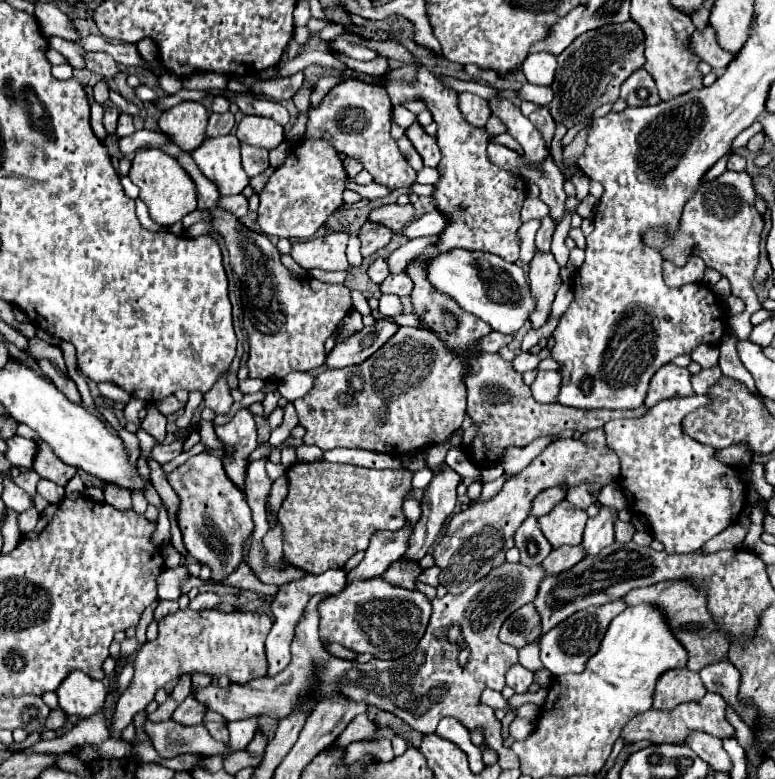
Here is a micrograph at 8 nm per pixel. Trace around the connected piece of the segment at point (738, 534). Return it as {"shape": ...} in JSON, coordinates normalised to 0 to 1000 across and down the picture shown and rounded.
{"shape":[[[955,671],[942,674],[937,682],[932,682],[926,689],[919,689],[914,697],[908,697],[908,702],[903,702],[906,710],[921,710],[929,705],[945,705],[945,702],[955,702],[960,689],[963,689],[963,679]]]}

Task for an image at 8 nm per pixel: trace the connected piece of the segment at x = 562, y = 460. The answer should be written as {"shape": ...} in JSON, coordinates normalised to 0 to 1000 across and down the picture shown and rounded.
{"shape":[[[777,551],[759,553],[748,558],[746,566],[735,561],[710,569],[694,587],[686,589],[686,594],[676,605],[658,612],[640,638],[614,643],[601,656],[583,661],[578,679],[557,707],[560,725],[568,730],[568,751],[575,754],[578,761],[596,761],[609,748],[627,741],[637,728],[643,728],[650,720],[650,710],[663,702],[661,687],[681,664],[686,641],[692,641],[697,630],[717,623],[733,628],[738,623],[746,623],[748,617],[769,617],[785,623],[797,612],[800,592],[795,589],[795,584],[790,584],[790,576],[785,576]]]}

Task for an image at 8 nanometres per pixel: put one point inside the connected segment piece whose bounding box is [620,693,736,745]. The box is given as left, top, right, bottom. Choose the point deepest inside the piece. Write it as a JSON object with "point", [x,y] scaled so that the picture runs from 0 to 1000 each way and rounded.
{"point":[914,918]}

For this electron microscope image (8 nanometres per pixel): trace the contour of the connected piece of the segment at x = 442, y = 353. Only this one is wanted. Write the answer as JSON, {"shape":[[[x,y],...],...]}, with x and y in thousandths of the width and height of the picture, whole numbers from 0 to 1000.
{"shape":[[[516,420],[483,456],[475,458],[475,463],[415,476],[405,484],[403,499],[379,515],[387,546],[395,551],[392,569],[408,571],[415,579],[452,574],[516,587],[575,566],[588,551],[594,551],[601,533],[601,499],[596,492],[601,476],[599,466],[601,458],[586,458],[560,427],[539,420]]]}

